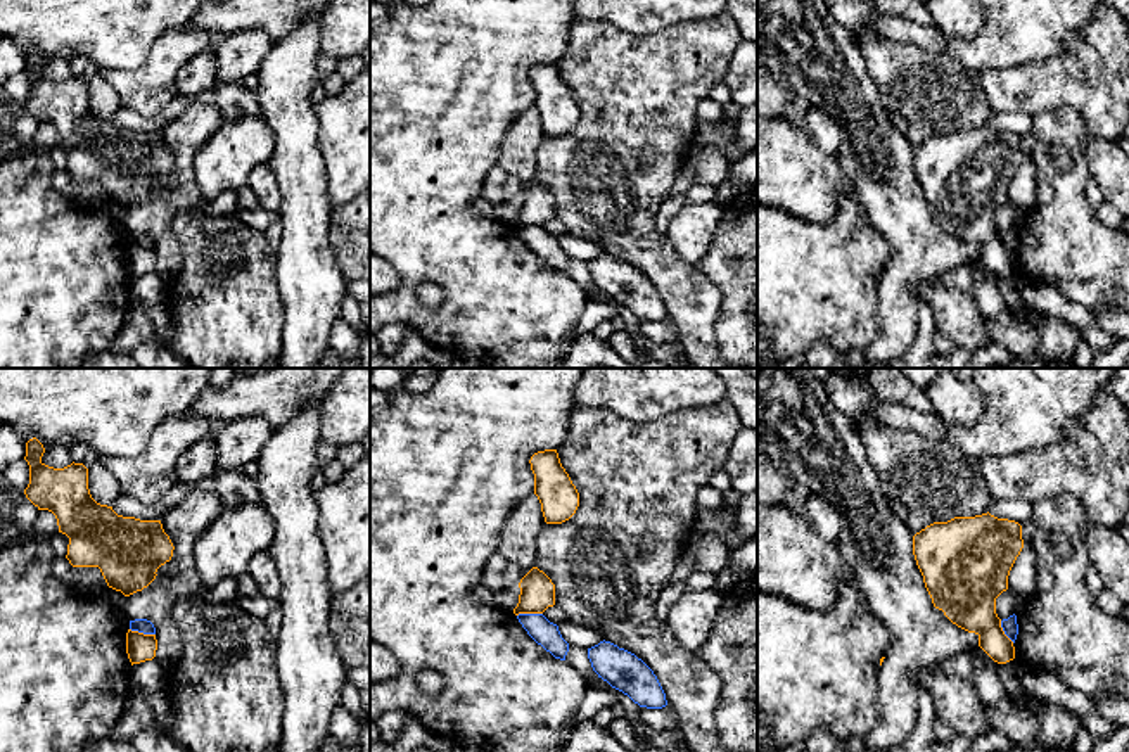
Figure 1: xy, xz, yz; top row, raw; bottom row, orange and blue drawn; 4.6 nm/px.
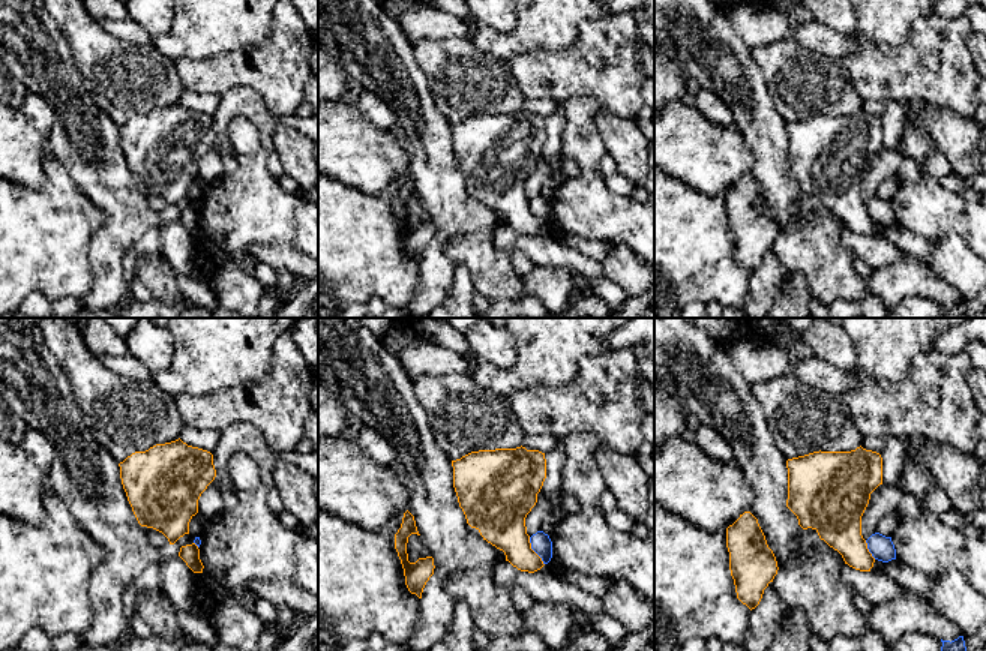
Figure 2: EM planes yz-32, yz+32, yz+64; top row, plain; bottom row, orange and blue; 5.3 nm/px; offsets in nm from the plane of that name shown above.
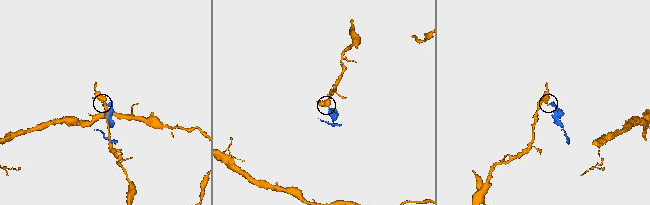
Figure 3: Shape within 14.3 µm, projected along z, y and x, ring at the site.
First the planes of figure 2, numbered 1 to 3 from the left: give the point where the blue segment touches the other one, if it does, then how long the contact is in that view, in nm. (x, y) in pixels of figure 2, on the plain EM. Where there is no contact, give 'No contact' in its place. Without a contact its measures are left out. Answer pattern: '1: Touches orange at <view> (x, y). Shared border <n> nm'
1: Touches orange at yz-32 (195, 209). Shared border 40 nm
2: Touches orange at yz+32 (533, 215). Shared border 170 nm
3: Touches orange at yz+64 (868, 213). Shared border 120 nm

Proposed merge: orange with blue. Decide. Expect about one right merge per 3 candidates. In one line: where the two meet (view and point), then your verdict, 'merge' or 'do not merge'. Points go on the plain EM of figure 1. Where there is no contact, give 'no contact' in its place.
xy (142, 246) | do not merge

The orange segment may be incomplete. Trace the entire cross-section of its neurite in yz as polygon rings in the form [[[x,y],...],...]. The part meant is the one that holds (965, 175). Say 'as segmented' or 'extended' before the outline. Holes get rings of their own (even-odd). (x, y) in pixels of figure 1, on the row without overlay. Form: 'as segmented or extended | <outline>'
as segmented | [[[989,124],[934,135],[913,149],[913,168],[934,220],[958,240],[975,245],[979,259],[998,277],[1015,271],[1013,254],[996,226],[996,211],[1008,202],[1008,188],[1022,161],[1022,138]]]

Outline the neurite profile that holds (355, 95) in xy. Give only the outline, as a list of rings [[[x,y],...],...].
[[[370,66],[348,81],[335,97],[315,105],[318,147],[327,168],[330,206],[353,202],[370,185]]]

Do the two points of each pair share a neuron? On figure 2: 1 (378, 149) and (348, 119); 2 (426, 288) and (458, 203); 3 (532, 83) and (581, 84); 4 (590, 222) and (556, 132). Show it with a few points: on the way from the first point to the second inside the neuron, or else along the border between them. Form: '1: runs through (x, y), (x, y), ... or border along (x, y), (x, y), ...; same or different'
1: runs through (371, 141), (356, 126); same
2: runs through (435, 267), (435, 246), (449, 224); same
3: runs through (544, 77), (569, 77); same
4: border along (565, 111), (560, 152); different

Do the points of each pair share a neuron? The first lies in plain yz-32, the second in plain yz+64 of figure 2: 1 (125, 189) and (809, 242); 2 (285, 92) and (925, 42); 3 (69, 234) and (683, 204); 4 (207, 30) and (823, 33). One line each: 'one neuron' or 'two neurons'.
1: two neurons
2: one neuron
3: one neuron
4: one neuron

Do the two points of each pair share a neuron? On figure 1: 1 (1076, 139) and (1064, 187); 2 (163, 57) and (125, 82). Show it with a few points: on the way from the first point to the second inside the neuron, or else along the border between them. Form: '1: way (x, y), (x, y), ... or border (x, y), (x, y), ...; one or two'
1: way (1076, 151), (1076, 175); one
2: way (154, 66), (139, 82), (133, 82); one

